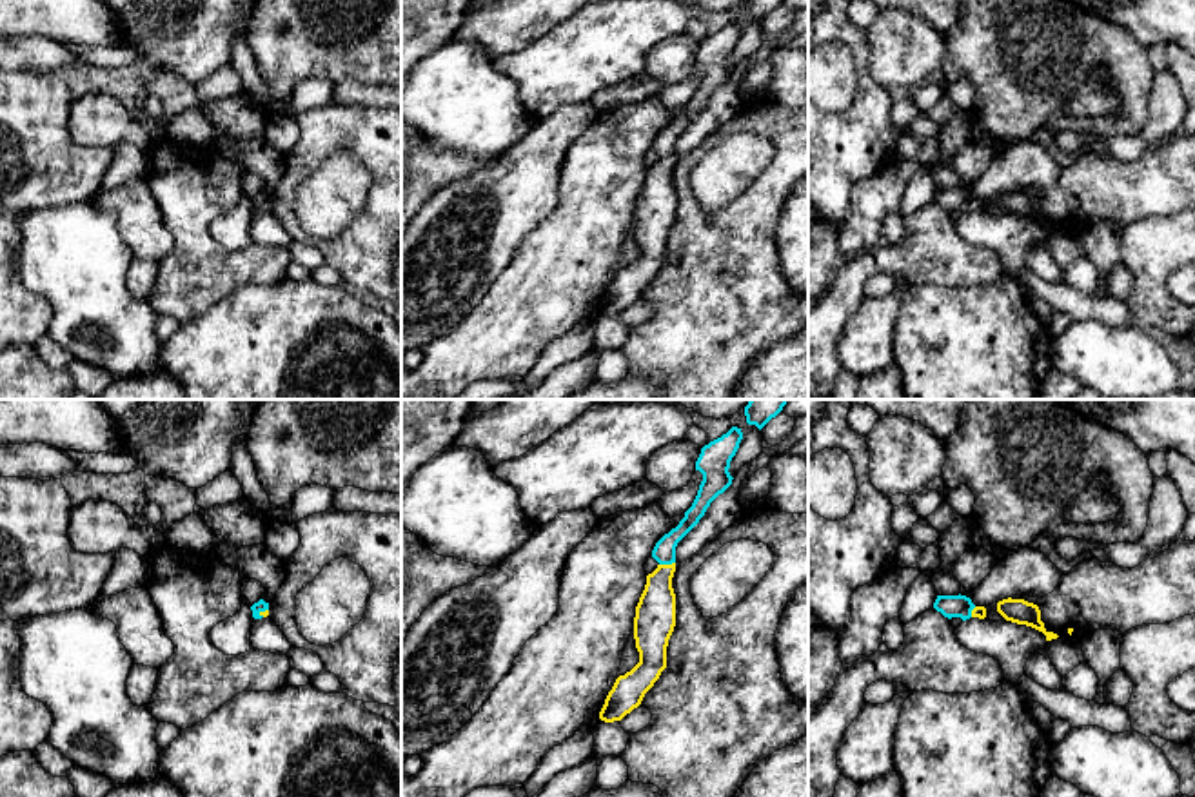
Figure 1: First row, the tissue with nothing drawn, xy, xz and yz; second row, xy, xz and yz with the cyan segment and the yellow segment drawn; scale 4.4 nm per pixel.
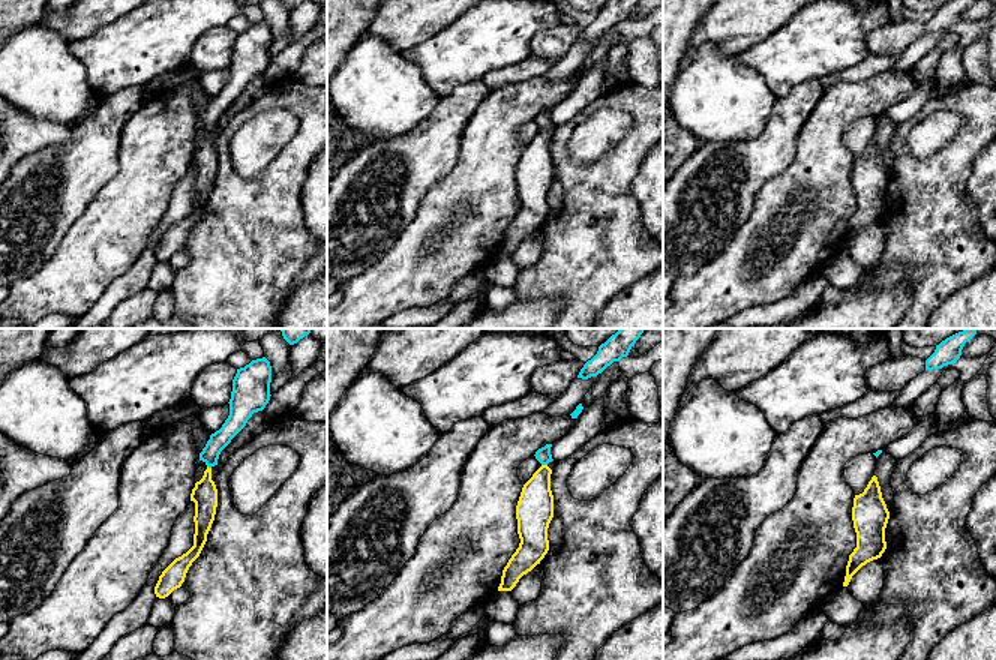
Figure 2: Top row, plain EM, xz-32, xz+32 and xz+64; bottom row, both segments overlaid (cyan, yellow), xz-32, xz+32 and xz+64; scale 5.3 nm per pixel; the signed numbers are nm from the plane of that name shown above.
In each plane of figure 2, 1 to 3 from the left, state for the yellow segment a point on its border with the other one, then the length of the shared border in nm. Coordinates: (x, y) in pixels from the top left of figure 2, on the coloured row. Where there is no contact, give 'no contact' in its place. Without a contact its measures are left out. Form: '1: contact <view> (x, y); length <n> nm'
1: contact xz-32 (209, 467); length 30 nm
2: contact xz+32 (545, 464); length 30 nm
3: no contact

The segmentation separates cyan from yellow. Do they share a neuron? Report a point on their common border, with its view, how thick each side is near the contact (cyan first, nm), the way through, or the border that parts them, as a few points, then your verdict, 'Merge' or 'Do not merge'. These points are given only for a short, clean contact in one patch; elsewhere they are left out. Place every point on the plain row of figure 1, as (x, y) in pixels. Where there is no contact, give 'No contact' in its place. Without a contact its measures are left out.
Touches cyan at xz (667, 157). Thickness 100 nm (cyan) against 180 nm. Path across: xz (663, 146), (667, 157), (658, 180), (654, 211). Merge

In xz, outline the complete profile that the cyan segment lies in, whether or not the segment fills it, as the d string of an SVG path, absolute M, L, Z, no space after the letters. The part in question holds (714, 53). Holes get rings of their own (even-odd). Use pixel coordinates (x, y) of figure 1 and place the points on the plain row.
M732 20L701 42L696 54L696 64L703 67L697 89L679 118L665 127L652 143L652 151L659 158L647 169L634 211L639 256L616 272L599 305L599 312L605 316L621 314L637 301L667 261L667 240L676 220L676 187L672 182L676 140L699 116L710 96L732 78L734 71L728 62L741 33L741 22Z

